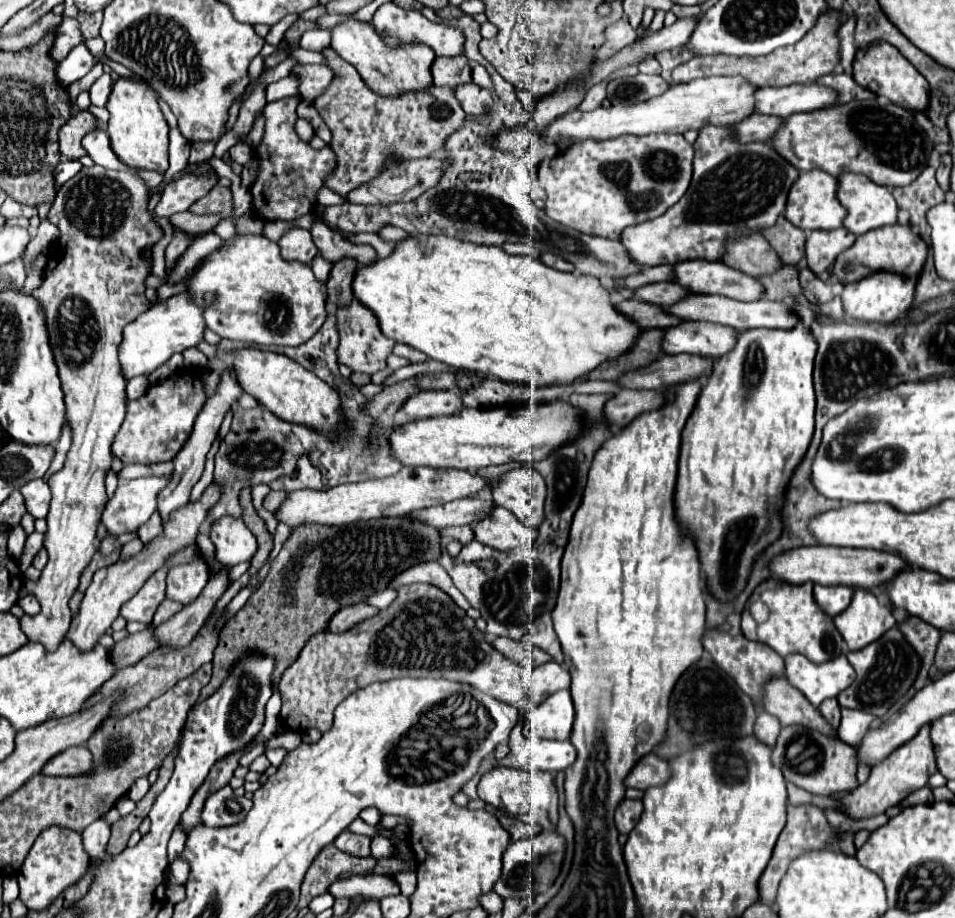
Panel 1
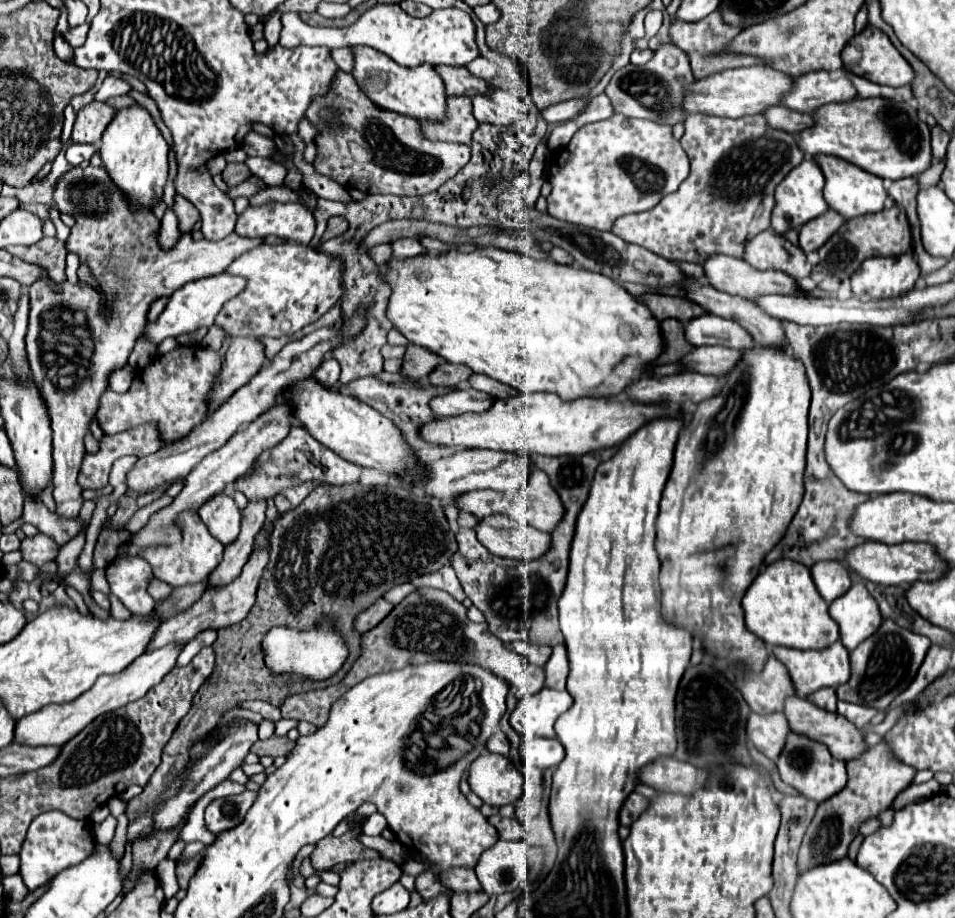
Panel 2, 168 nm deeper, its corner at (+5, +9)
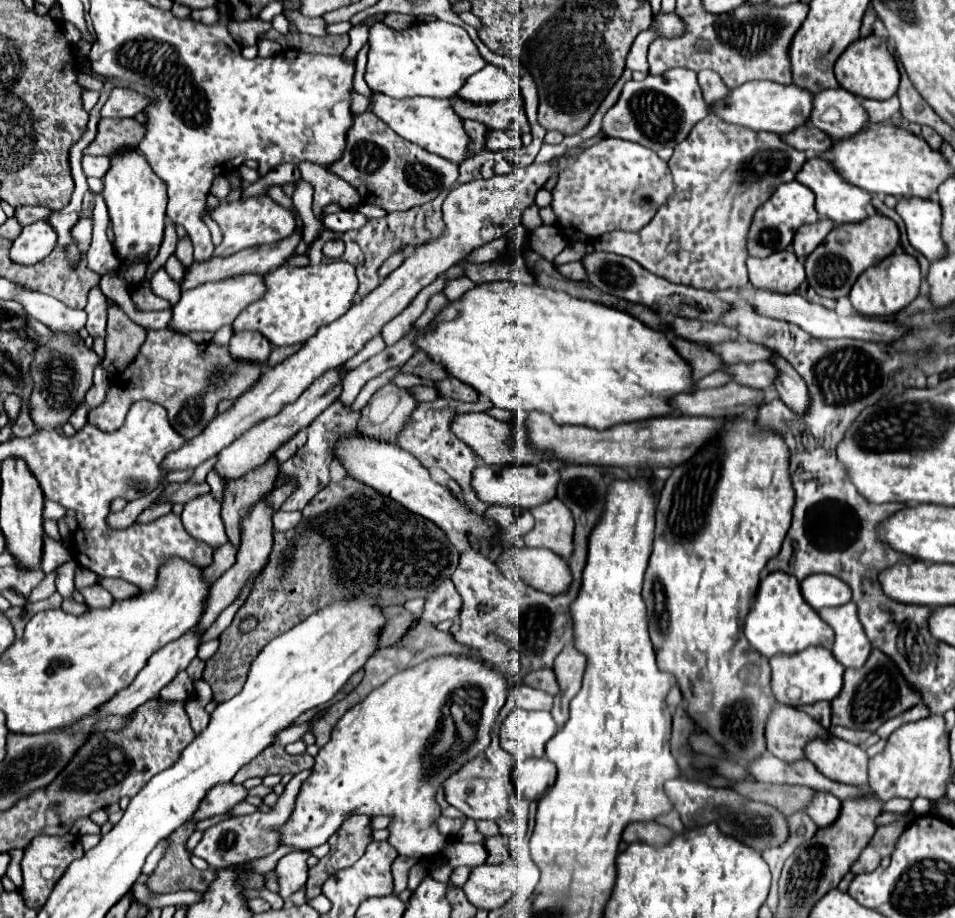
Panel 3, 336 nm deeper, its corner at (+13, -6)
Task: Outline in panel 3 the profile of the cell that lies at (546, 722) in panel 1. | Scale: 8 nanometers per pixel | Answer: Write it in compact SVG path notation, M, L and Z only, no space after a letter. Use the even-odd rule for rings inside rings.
M515 708L501 724L501 748L514 757L515 762L545 756L545 744L557 732L551 712L529 712Z

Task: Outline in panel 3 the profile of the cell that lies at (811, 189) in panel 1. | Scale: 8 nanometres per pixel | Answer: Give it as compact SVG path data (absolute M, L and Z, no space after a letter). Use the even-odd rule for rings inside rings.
M795 180L789 184L781 184L781 188L777 188L773 192L773 196L761 208L757 208L757 212L753 216L753 222L751 222L751 228L747 234L749 256L765 258L765 256L771 256L773 252L789 248L797 228L803 224L813 224L817 218L819 218L819 214L815 210L815 194L807 186L803 186Z

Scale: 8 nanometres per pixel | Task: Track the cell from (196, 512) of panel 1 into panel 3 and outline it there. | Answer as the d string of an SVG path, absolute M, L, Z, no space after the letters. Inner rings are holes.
M343 366L339 368L333 368L325 374L321 374L299 398L297 402L291 402L287 406L283 406L275 416L269 416L267 420L261 420L257 422L253 428L249 428L247 432L243 432L233 444L229 444L229 448L223 448L219 454L217 454L217 464L215 464L215 470L219 472L219 476L223 480L229 480L229 478L237 478L237 476L243 476L245 472L257 468L259 464L263 464L265 460L269 460L269 456L285 442L289 440L293 434L297 434L299 430L307 428L325 408L329 408L341 394L341 378L343 378Z

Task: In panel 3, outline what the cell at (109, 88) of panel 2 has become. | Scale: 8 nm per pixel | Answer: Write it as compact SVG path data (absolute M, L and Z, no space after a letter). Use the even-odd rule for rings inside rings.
M115 88L109 100L105 102L101 116L103 118L129 118L143 112L149 104L151 100L145 94L139 94L129 88Z

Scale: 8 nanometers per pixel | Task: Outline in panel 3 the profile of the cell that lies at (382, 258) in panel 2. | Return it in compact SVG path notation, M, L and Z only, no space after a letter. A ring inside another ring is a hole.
M399 252L399 254L395 254L395 256L391 256L383 266L381 266L381 270L379 270L379 276L381 276L381 280L383 278L387 278L395 268L399 268L401 264L403 264L403 260L405 260L405 254L403 252Z

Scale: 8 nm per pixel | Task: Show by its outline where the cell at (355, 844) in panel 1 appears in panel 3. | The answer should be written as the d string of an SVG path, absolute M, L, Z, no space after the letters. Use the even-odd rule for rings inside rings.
M459 866L459 868L455 868L453 874L451 874L449 884L453 884L453 886L463 886L465 880L467 880L467 876L469 876L469 872L471 872L469 866Z

